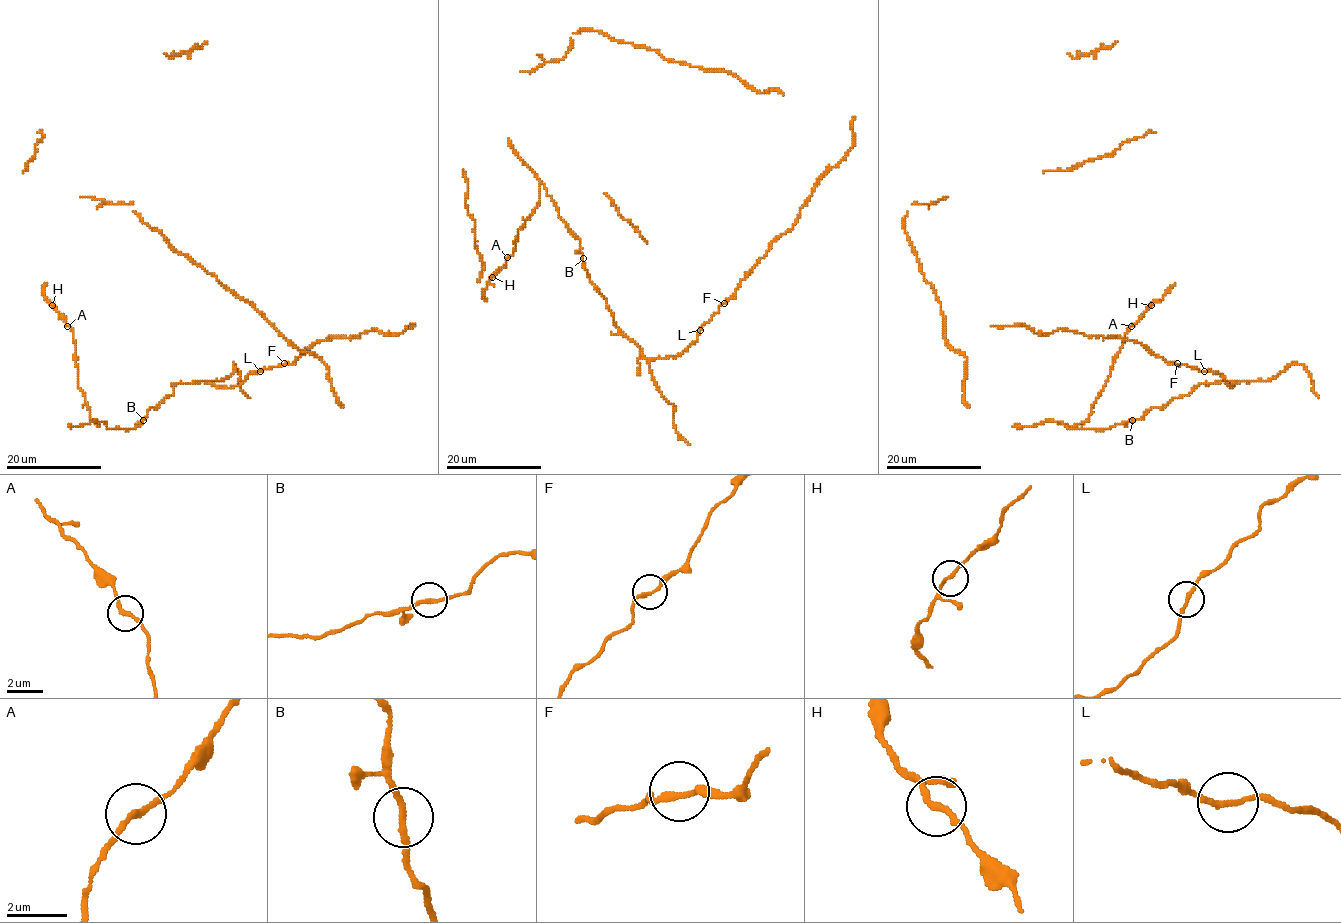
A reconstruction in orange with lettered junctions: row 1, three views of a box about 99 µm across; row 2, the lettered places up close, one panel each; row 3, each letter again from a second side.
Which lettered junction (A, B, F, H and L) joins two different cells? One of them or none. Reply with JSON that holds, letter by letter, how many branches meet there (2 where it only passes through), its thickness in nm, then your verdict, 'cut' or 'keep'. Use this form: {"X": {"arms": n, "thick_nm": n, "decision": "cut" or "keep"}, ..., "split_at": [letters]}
{"A": {"arms": 2, "thick_nm": 180, "decision": "keep"}, "B": {"arms": 2, "thick_nm": 180, "decision": "keep"}, "F": {"arms": 2, "thick_nm": 180, "decision": "keep"}, "H": {"arms": 2, "thick_nm": 180, "decision": "keep"}, "L": {"arms": 2, "thick_nm": 180, "decision": "keep"}, "split_at": []}

